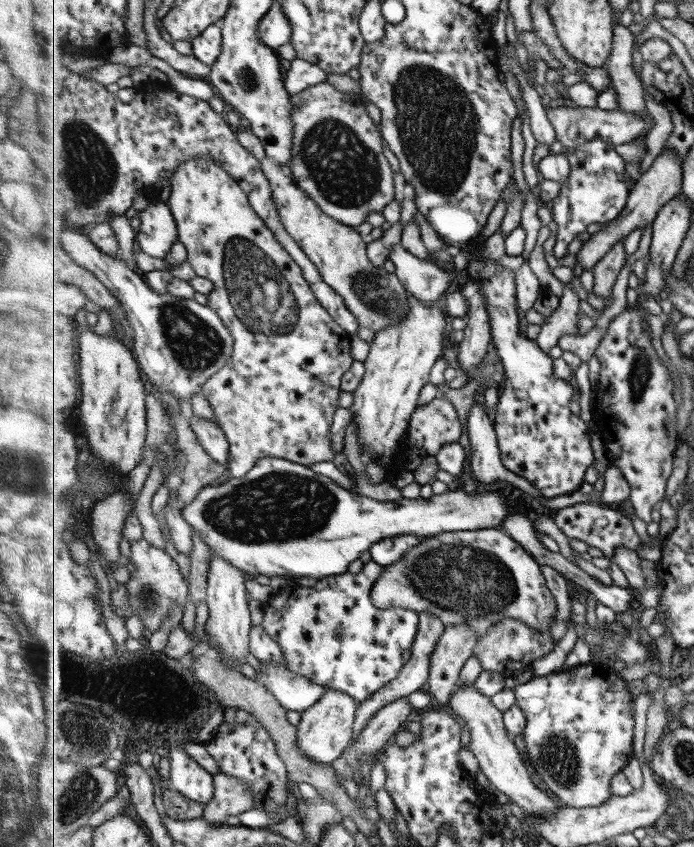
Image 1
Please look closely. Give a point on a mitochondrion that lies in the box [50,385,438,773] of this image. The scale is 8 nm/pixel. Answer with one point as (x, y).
(279, 506)

